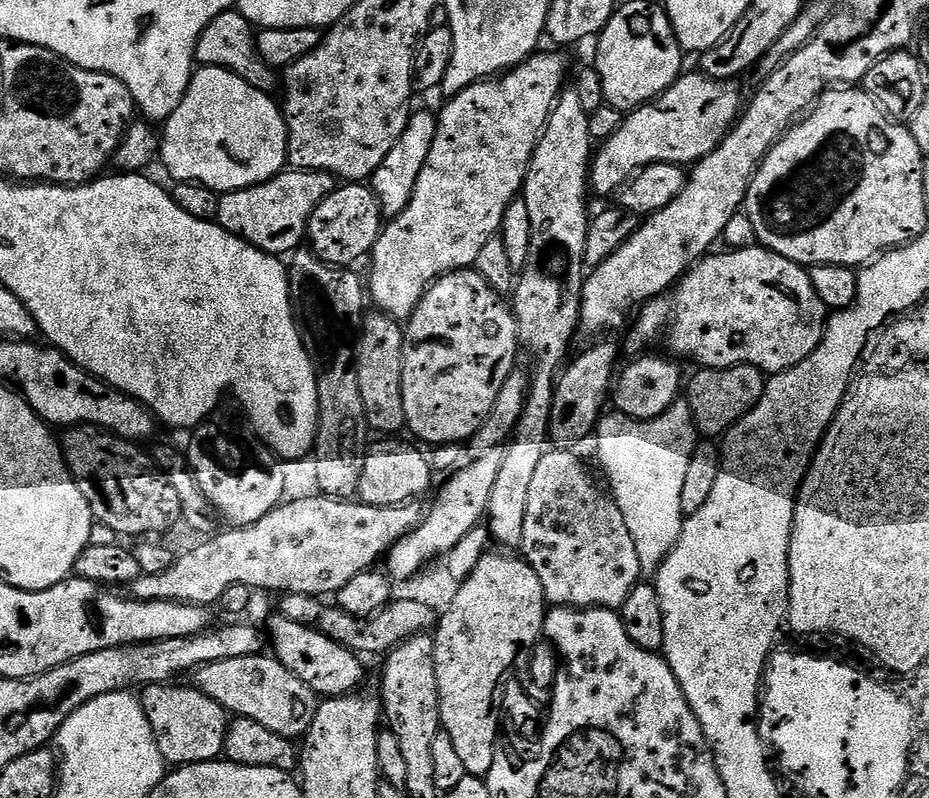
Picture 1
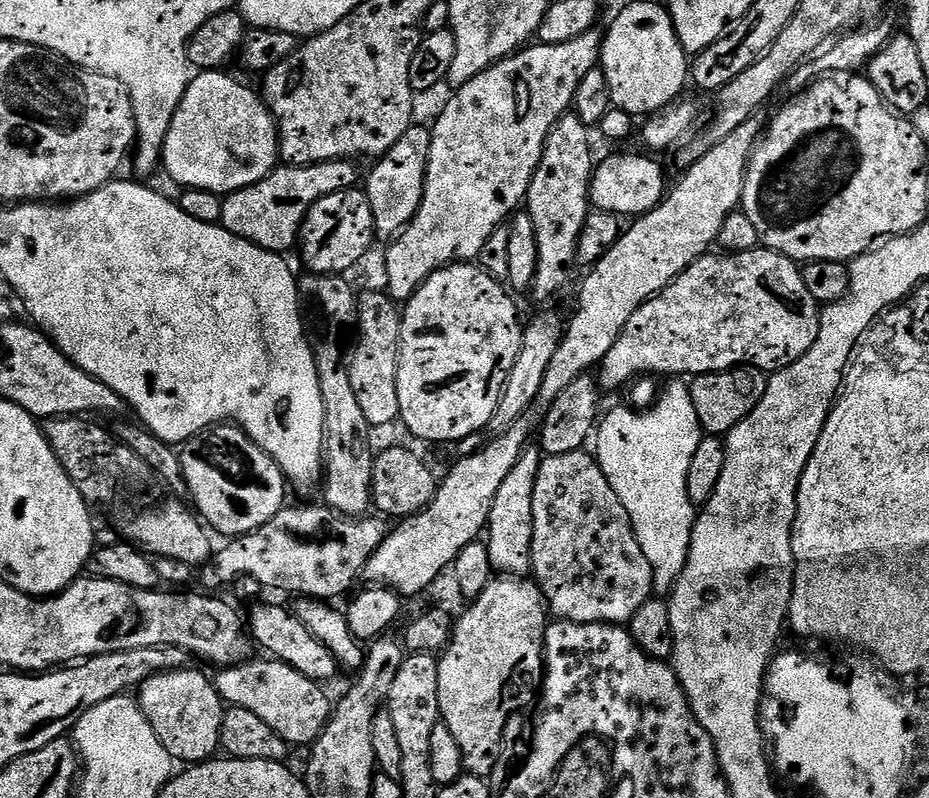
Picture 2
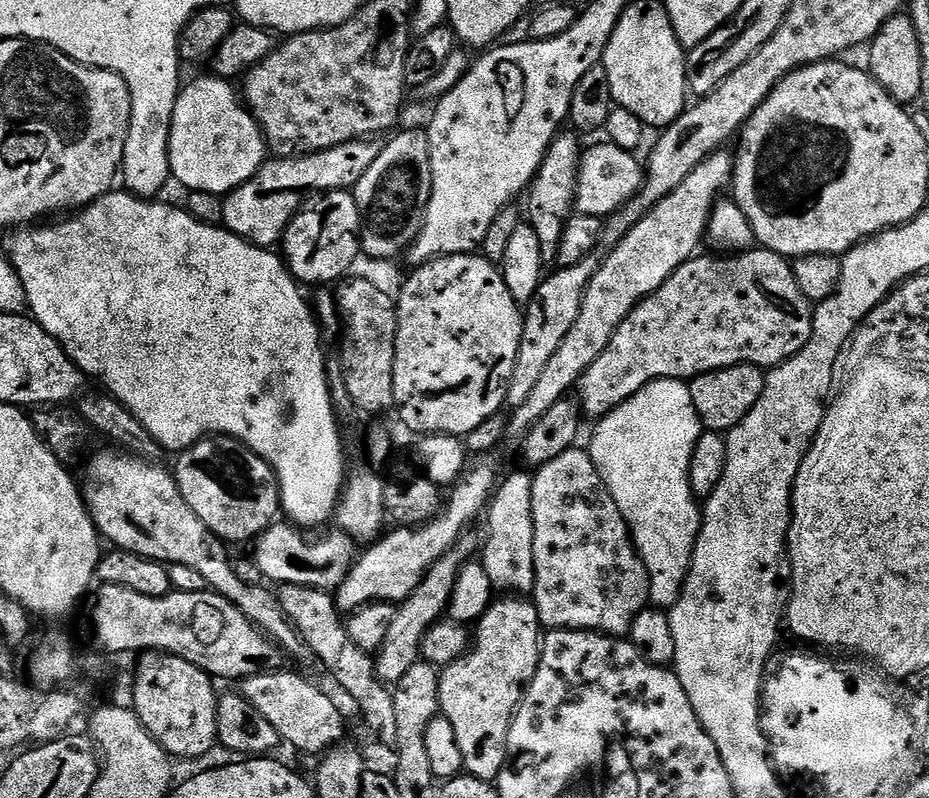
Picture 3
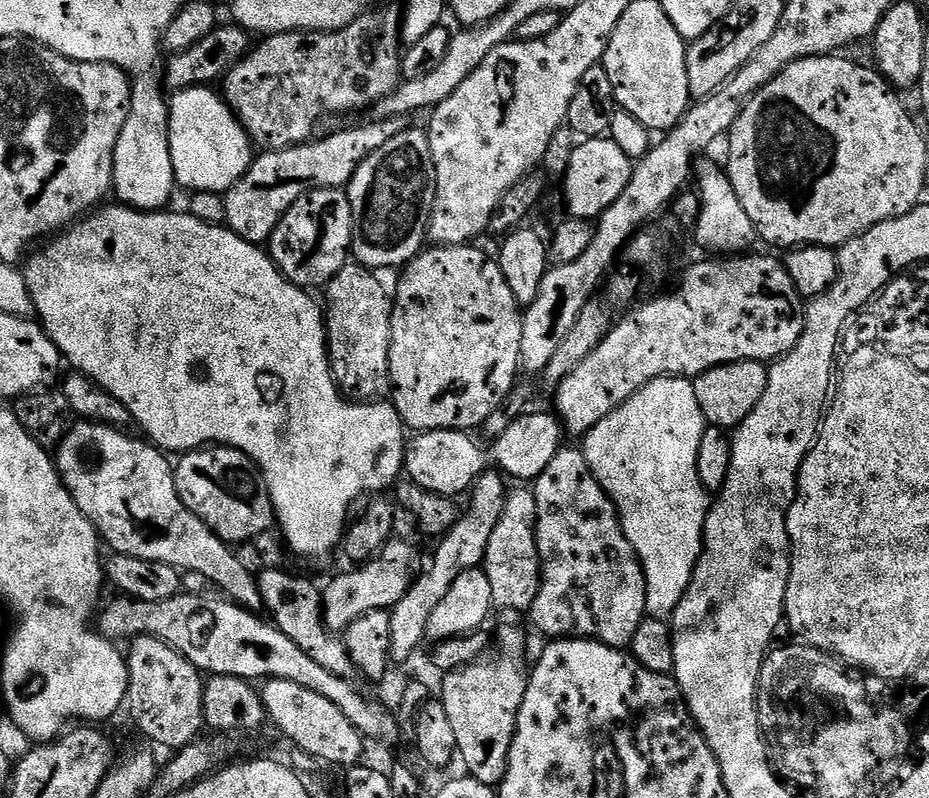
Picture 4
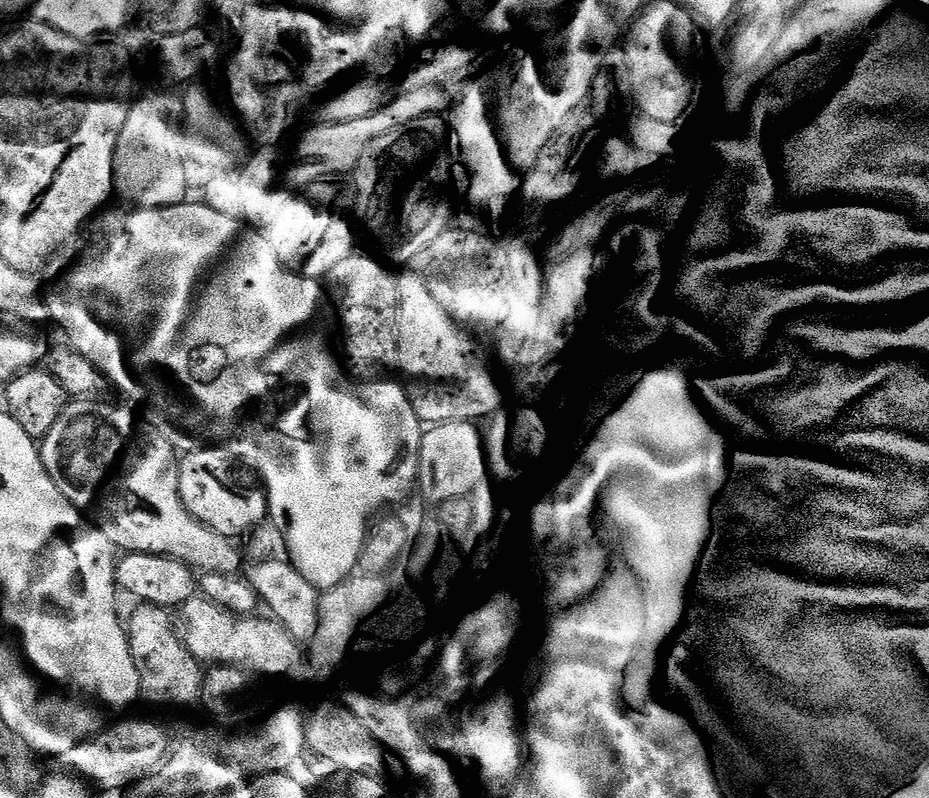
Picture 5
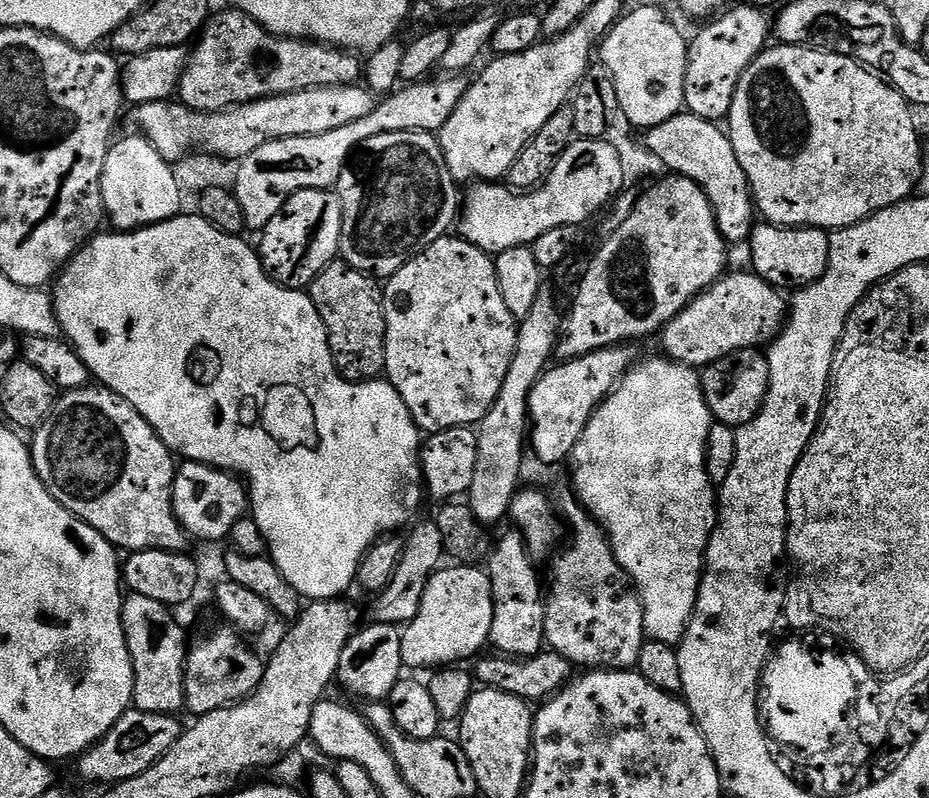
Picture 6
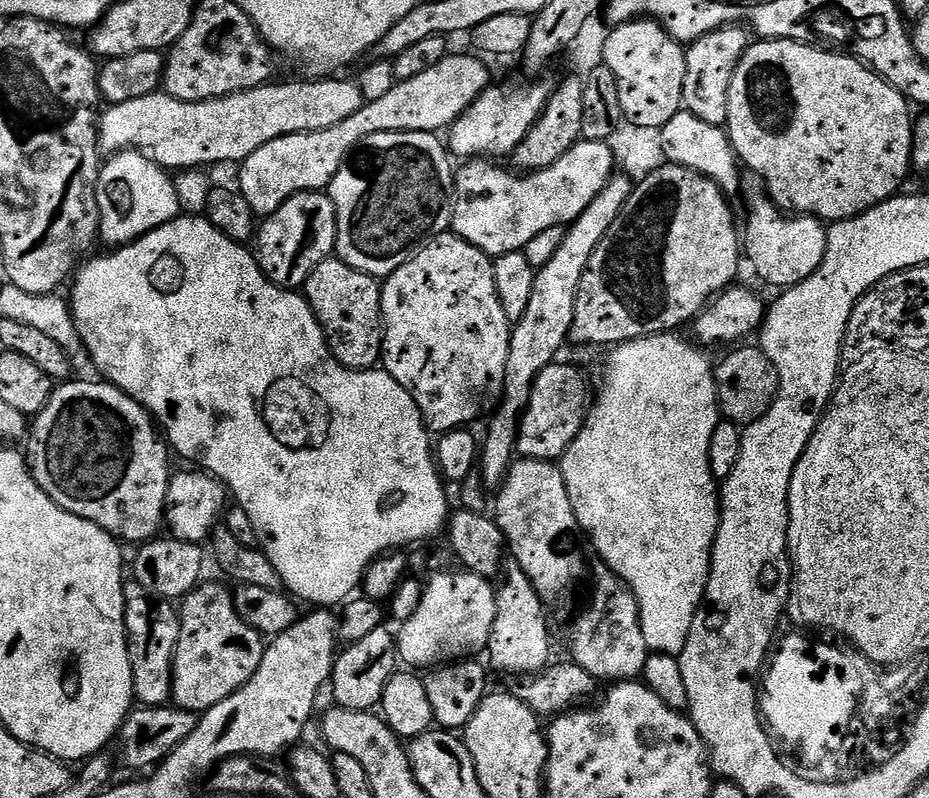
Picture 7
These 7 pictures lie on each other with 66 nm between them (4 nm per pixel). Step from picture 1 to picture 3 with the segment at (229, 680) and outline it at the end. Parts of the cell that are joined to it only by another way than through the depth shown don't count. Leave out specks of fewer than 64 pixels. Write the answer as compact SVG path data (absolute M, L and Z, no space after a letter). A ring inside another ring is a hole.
M269 670L261 672L258 676L248 676L239 685L240 695L245 696L278 730L281 741L285 745L293 744L300 752L317 752L323 754L329 748L339 745L344 736L344 720L336 709L336 704L316 684L311 684L304 676L296 672L284 672L285 670Z

